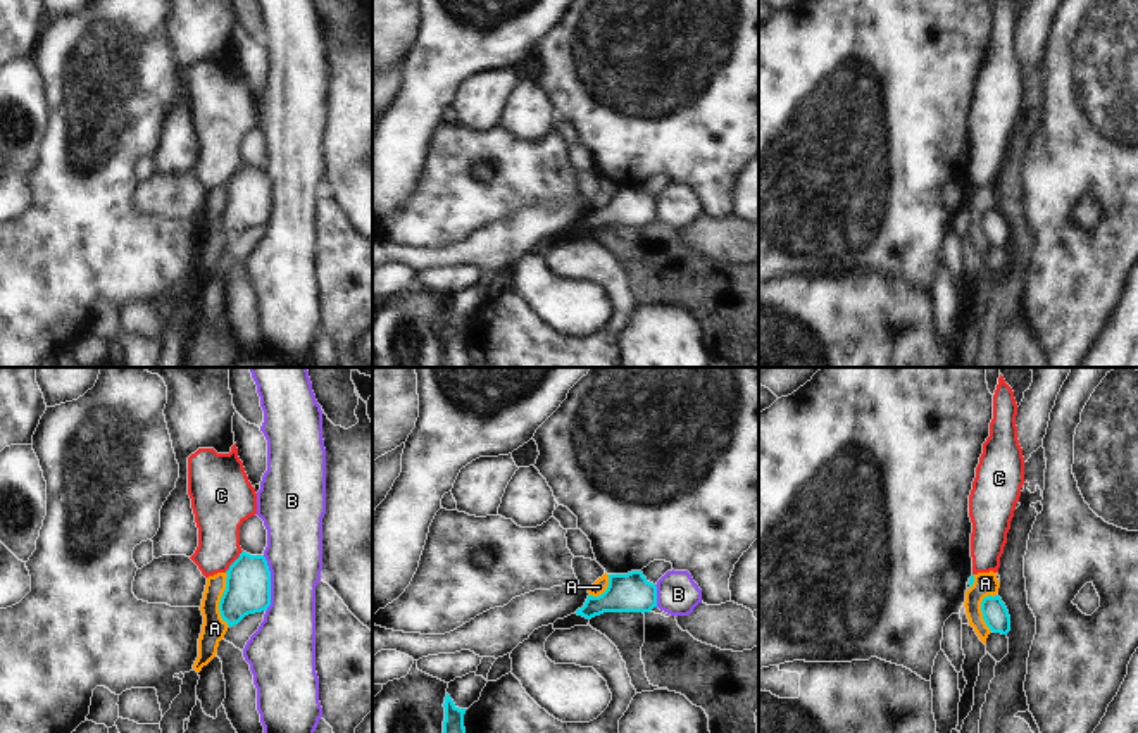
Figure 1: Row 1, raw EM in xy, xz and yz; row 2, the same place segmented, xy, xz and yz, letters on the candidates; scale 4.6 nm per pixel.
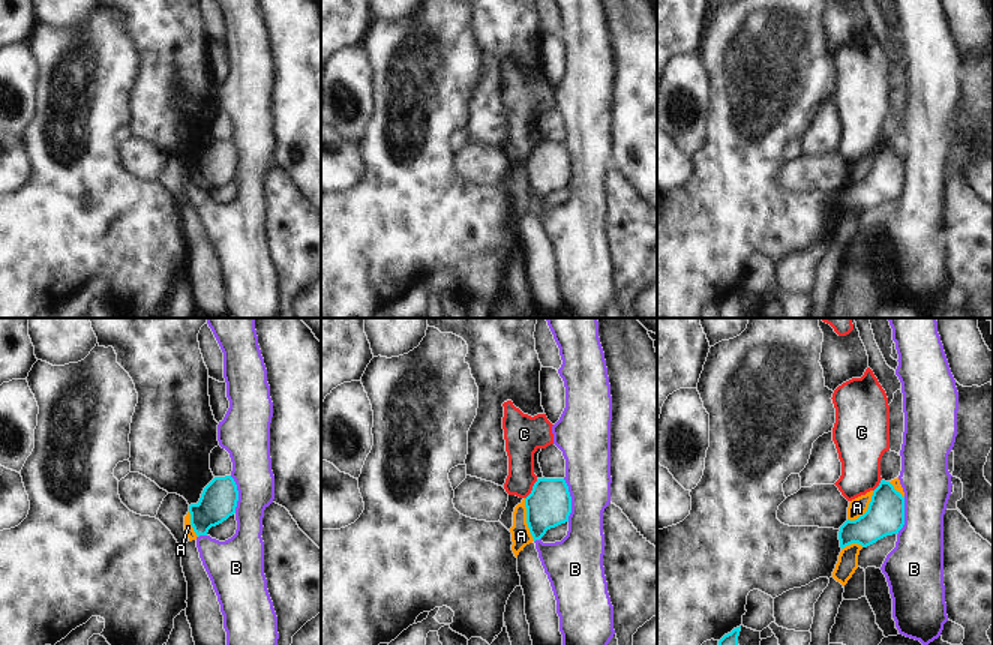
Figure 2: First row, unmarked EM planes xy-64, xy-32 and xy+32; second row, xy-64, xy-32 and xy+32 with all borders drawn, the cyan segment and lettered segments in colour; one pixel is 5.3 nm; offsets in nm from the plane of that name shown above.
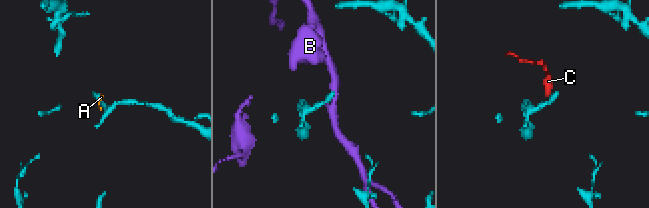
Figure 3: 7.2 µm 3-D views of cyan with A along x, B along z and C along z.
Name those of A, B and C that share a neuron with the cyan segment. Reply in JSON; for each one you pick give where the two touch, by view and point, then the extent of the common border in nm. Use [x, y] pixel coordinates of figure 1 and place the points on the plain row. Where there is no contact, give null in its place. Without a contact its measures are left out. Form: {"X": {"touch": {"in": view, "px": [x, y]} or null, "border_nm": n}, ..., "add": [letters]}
{"add": []}

